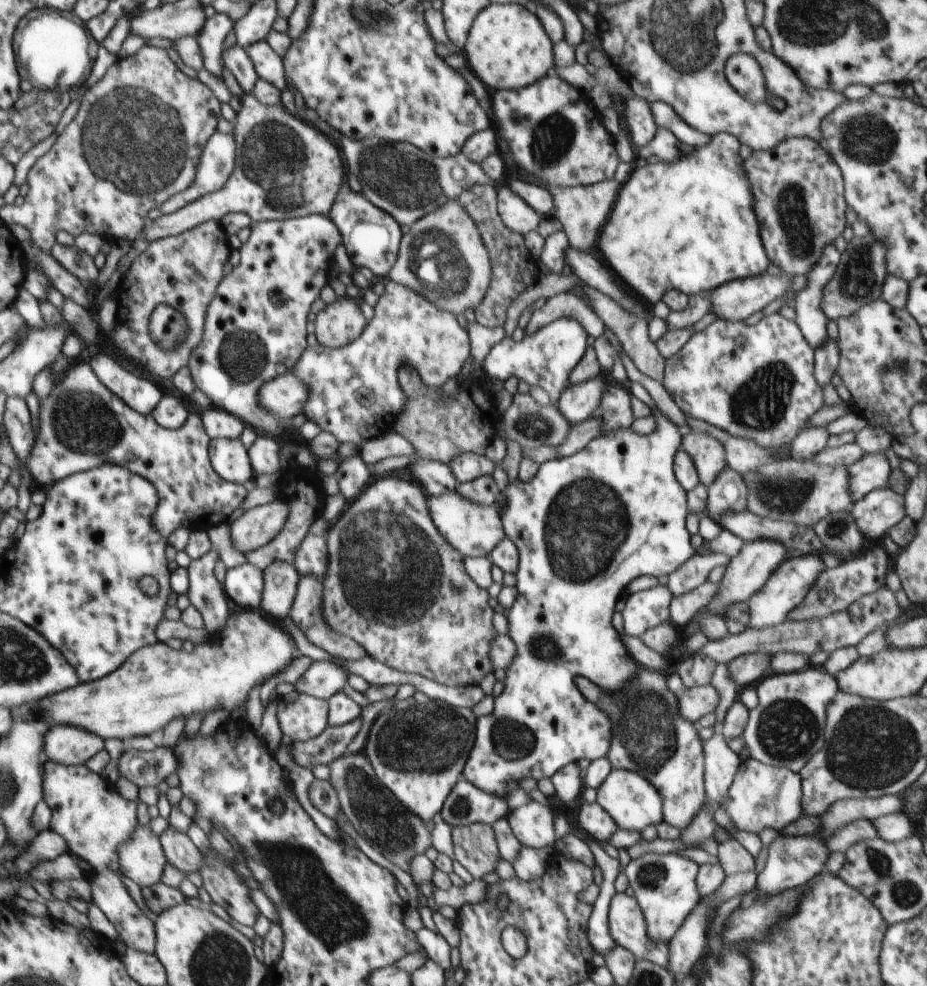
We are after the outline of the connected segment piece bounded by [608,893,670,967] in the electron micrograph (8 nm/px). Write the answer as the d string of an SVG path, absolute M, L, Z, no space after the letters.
M614 894L608 910L609 932L618 946L634 954L635 960L646 960L660 967L670 962L669 944L654 942L648 936L646 920L638 902L628 894Z

